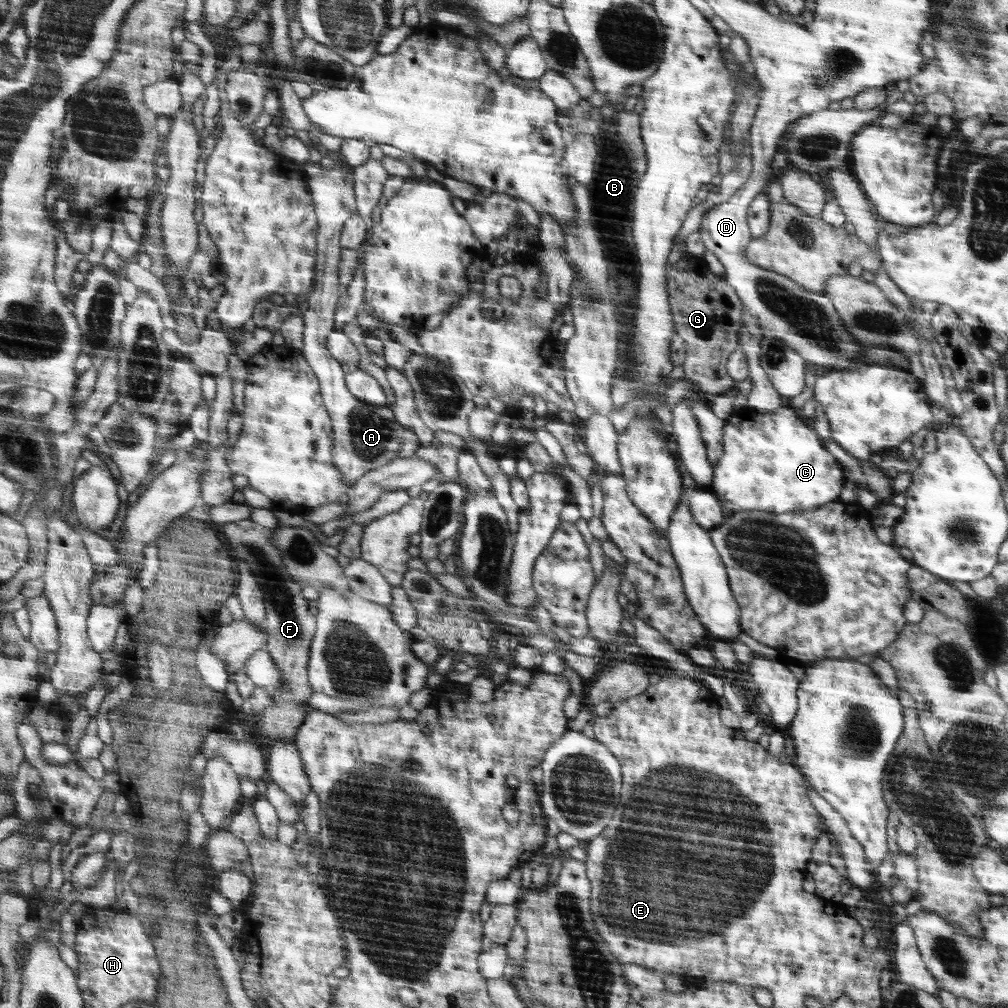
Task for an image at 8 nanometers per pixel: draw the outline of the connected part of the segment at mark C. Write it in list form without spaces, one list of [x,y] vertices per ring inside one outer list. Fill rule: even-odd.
[[[784,406],[778,411],[774,412],[756,412],[754,409],[730,414],[726,418],[726,426],[723,436],[723,458],[721,458],[716,465],[714,482],[711,484],[711,491],[716,498],[722,503],[732,502],[733,506],[736,506],[736,510],[770,510],[770,512],[796,512],[796,511],[810,511],[818,508],[818,506],[824,506],[826,502],[830,503],[830,500],[836,501],[836,498],[840,496],[840,492],[844,490],[844,484],[846,484],[846,476],[844,476],[844,470],[840,466],[840,462],[822,446],[820,442],[819,433],[812,428],[808,428],[794,410],[790,410],[790,406]]]

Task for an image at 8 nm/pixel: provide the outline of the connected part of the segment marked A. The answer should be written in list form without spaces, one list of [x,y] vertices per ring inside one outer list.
[[[309,160],[302,166],[304,172],[308,172],[312,196],[316,196],[316,212],[320,212],[320,276],[316,276],[316,292],[308,294],[308,308],[301,314],[305,326],[300,351],[318,379],[320,396],[332,421],[332,463],[343,473],[344,485],[352,488],[360,476],[390,463],[392,459],[414,455],[422,444],[410,427],[400,425],[395,419],[395,411],[390,405],[373,406],[352,395],[342,363],[332,357],[327,347],[327,338],[335,329],[336,307],[344,291],[339,282],[341,232],[346,220],[357,212],[354,170],[346,165],[333,165],[330,170],[323,170],[320,163]]]

